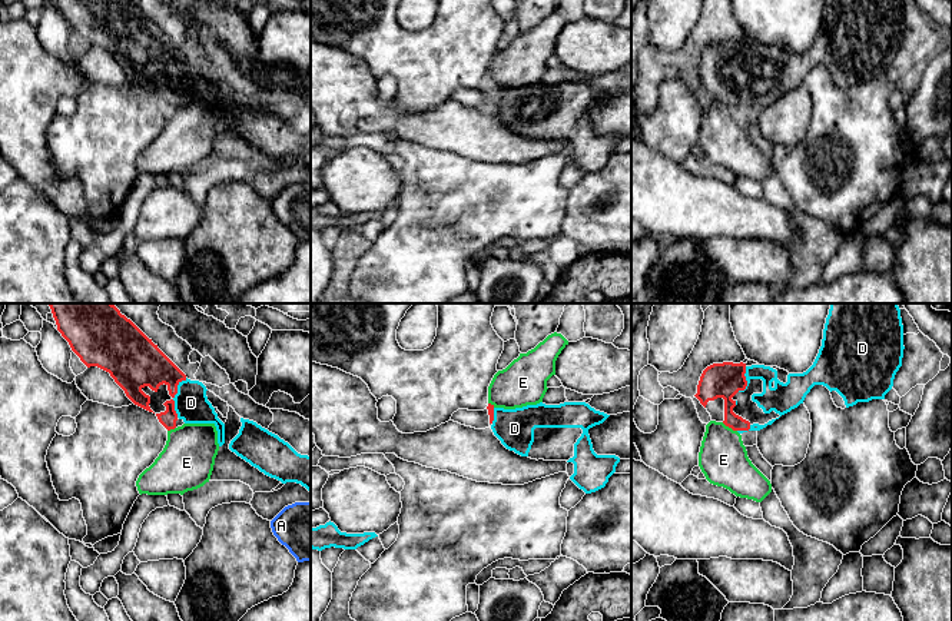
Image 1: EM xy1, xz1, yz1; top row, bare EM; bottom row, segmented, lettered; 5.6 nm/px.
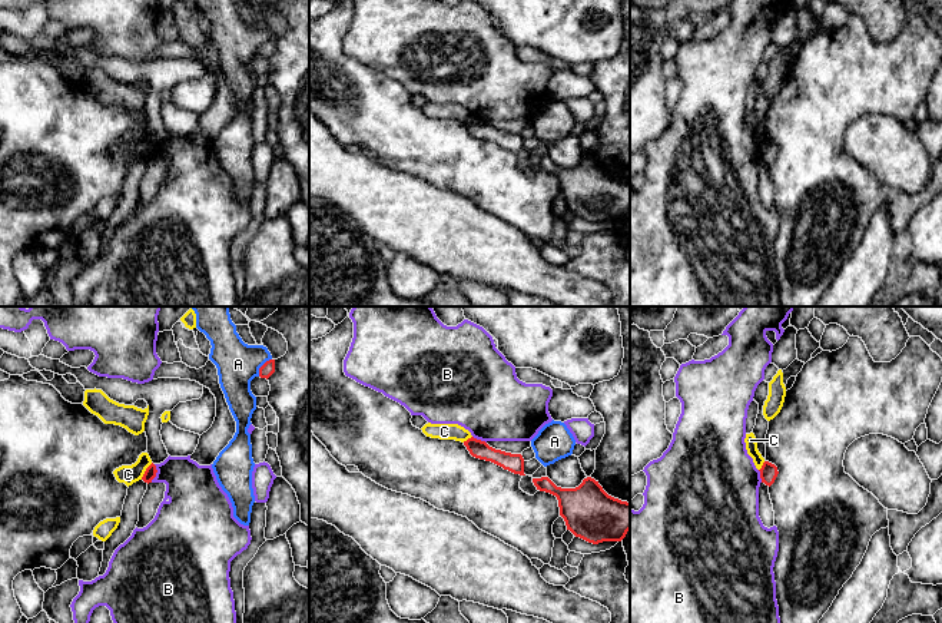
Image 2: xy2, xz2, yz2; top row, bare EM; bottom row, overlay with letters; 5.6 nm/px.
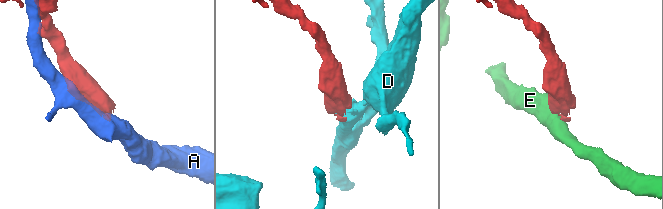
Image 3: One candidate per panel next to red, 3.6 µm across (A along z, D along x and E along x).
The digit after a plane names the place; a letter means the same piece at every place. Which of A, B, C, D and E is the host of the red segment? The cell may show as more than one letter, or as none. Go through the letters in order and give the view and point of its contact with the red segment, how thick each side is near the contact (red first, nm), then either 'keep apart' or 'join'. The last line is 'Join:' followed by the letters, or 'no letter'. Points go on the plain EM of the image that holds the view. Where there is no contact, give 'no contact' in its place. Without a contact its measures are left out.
A: contact xy2 (261, 46); calibres 80 and 240 nm; keep apart
B: contact xy2 (156, 151); calibres 70 and 300 nm; keep apart
C: contact xy2 (145, 151); calibres 70 and 110 nm; keep apart
D: contact xy1 (173, 76); calibres 240 and 190 nm; join
E: contact yz1 (729, 106); calibres 180 and 280 nm; keep apart
Join: D

